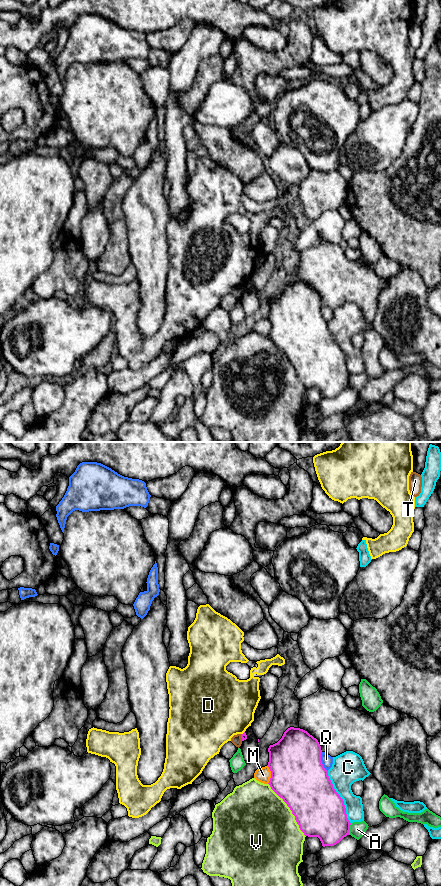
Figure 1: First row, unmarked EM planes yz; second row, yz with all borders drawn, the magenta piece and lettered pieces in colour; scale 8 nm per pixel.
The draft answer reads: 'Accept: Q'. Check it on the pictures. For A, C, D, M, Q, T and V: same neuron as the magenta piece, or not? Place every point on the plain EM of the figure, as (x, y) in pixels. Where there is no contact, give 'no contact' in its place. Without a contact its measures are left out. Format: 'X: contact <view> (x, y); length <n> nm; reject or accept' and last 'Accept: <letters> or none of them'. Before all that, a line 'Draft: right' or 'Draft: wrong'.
Draft: wrong
A: contact yz (349, 381); length 100 nm; reject
C: contact yz (340, 349); length 460 nm; reject
D: contact yz (243, 285); length 40 nm; reject
M: contact yz (271, 326); length 150 nm; reject
Q: contact yz (321, 314); length 170 nm; reject
T: contact yz (241, 289); length 60 nm; reject
V: contact yz (290, 361); length 550 nm; reject
Accept: none of them

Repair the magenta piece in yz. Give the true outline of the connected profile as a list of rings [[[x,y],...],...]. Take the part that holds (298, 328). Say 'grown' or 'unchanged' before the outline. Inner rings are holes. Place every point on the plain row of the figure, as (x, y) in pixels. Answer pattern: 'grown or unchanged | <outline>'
unchanged | [[[290,279],[277,295],[269,298],[268,304],[269,314],[267,318],[271,323],[271,330],[268,336],[290,360],[304,387],[318,389],[323,399],[334,398],[349,387],[351,375],[347,370],[344,353],[334,341],[328,328],[328,323],[322,316],[322,302],[318,292],[303,281]]]

